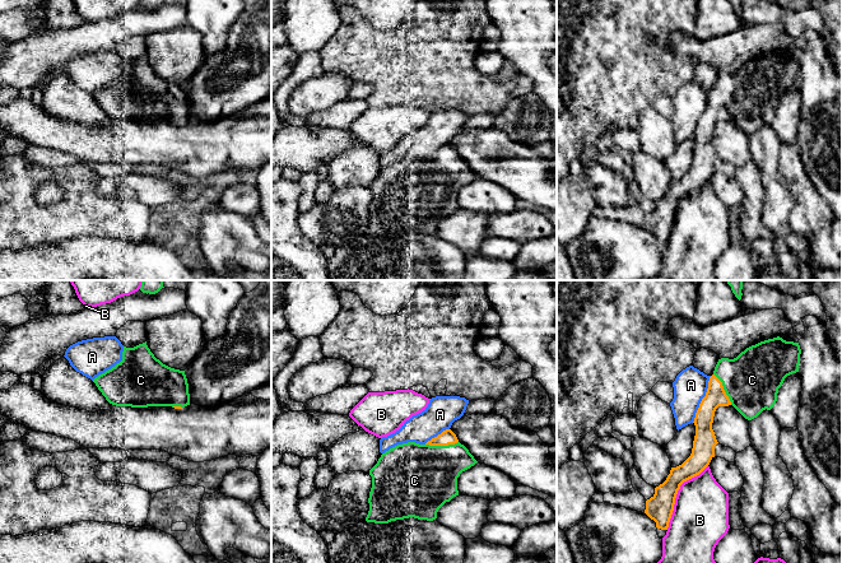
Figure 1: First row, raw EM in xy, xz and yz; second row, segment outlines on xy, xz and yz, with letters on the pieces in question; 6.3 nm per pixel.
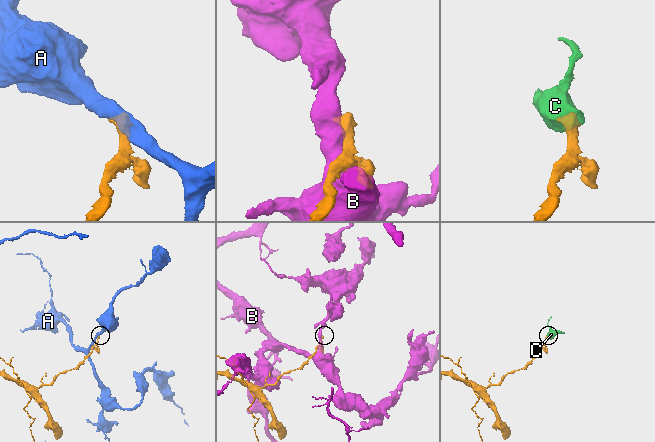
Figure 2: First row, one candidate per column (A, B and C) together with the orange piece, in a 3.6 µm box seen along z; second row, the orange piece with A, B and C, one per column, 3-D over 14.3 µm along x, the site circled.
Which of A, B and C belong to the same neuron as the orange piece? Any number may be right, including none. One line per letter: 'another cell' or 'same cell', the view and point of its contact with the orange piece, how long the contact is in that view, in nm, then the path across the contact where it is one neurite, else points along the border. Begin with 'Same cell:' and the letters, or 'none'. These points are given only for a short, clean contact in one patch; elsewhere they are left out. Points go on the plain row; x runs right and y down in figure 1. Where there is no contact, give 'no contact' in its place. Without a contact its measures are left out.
Same cell: C
A: another cell; meets orange in yz at (702, 114); contact 320 nm long
B: another cell; meets orange in yz at (677, 208); contact 480 nm long
C: same cell; meets orange in xz at (441, 159); contact 200 nm long

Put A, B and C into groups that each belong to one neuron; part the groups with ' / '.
A / B / C

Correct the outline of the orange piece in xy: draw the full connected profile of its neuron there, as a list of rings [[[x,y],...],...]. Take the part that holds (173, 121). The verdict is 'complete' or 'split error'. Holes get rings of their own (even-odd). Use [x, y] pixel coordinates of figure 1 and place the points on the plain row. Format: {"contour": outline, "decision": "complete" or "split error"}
{"contour": [[[146,56],[134,62],[124,61],[122,75],[93,94],[106,115],[116,121],[148,122],[190,120],[185,85],[171,83],[154,71]]], "decision": "split error"}

